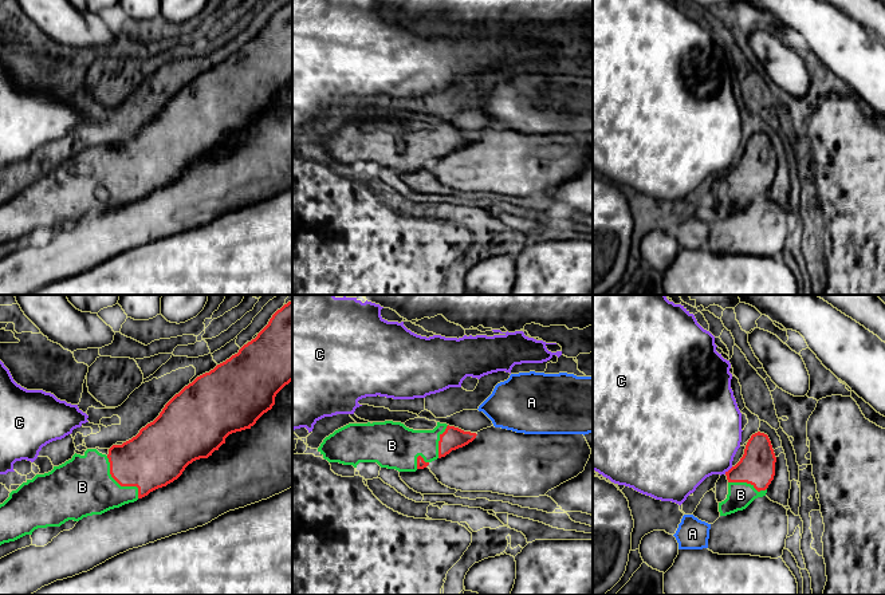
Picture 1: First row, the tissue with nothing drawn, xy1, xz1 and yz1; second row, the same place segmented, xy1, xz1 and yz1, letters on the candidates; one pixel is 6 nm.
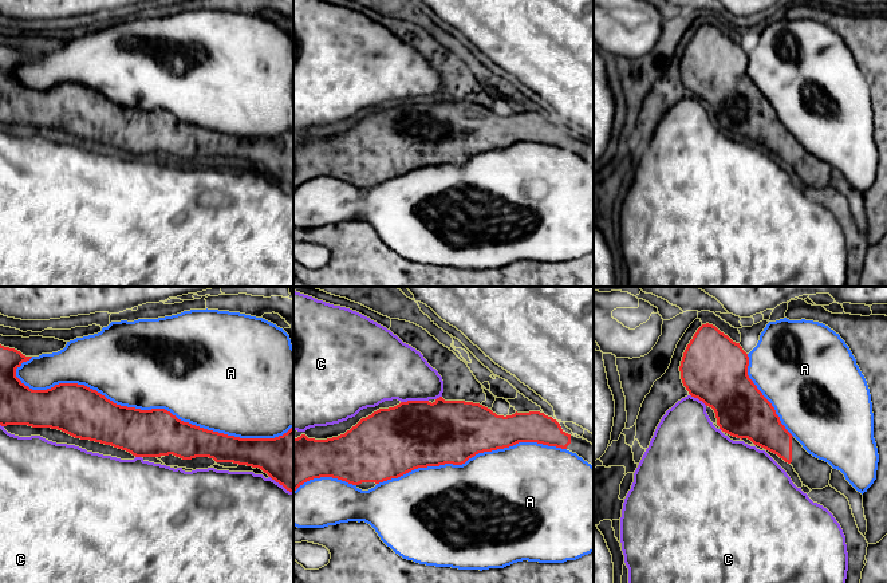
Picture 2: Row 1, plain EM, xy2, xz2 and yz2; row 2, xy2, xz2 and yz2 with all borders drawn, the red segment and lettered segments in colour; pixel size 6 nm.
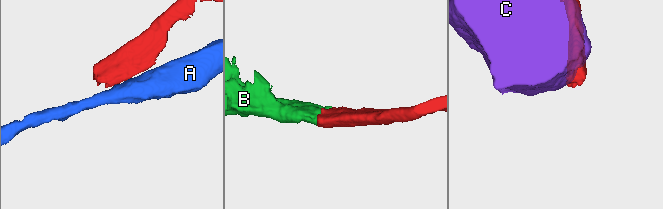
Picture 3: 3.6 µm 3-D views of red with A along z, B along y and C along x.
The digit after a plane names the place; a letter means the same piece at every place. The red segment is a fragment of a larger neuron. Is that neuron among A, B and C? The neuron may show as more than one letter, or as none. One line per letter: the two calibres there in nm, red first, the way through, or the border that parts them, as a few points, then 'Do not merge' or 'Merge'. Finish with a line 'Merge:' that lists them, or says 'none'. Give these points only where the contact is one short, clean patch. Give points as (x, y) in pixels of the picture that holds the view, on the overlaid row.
A: Thickness 280 nm (red) against 500 nm. Do not merge
B: Thickness 340 nm (red) against 360 nm. Path across: xy1 (150, 460), (120, 484), (82, 487). Merge
C: Thickness 400 nm (red) against 380 nm. Do not merge
Merge: B

